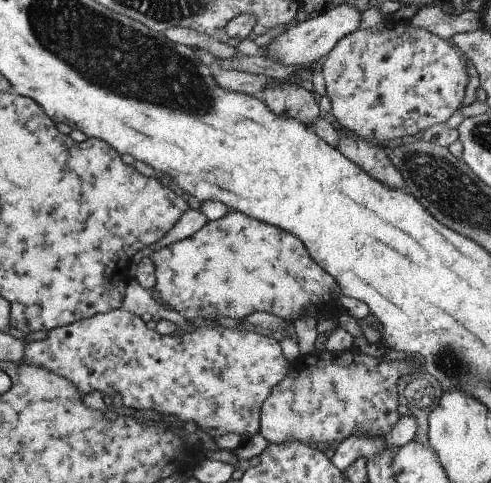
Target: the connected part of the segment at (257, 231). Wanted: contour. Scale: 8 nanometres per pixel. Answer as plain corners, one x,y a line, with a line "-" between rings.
228,211
219,220
207,221
191,236
175,244
158,248
148,257
155,266
155,284
152,290
157,292
159,300
165,306
173,308
187,321
205,316
215,319
228,317
242,321
252,313
267,312
283,320
295,322
305,316
304,312
312,306
316,307
319,314
328,318
348,314
337,304
336,297
343,297
339,288
335,288
333,280
329,280
329,276
323,274
323,270
319,270
315,262
307,260
305,248
301,246
301,242
297,242
297,238
275,226
267,226
263,222
247,218
245,214
239,212

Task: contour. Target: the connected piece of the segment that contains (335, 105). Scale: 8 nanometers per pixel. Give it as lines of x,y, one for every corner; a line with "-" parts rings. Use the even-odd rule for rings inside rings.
385,20
375,28
346,34
327,53
327,58
320,67
331,114
339,126
373,144
388,146
402,139
412,139
429,126
445,122
460,108
469,80
467,66
461,57
453,46
437,34
413,28
406,21

